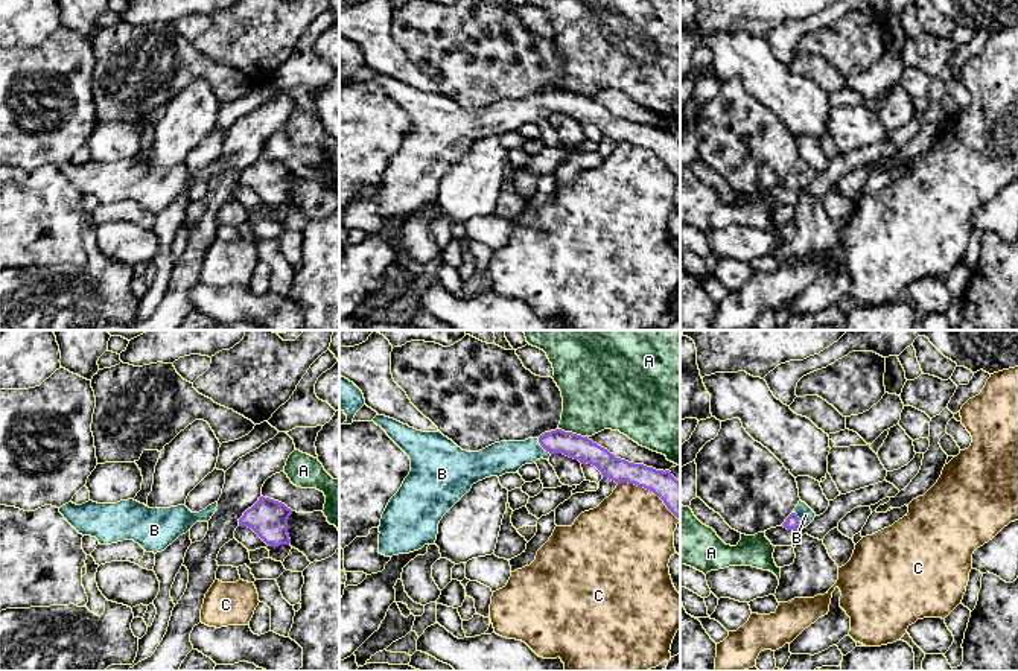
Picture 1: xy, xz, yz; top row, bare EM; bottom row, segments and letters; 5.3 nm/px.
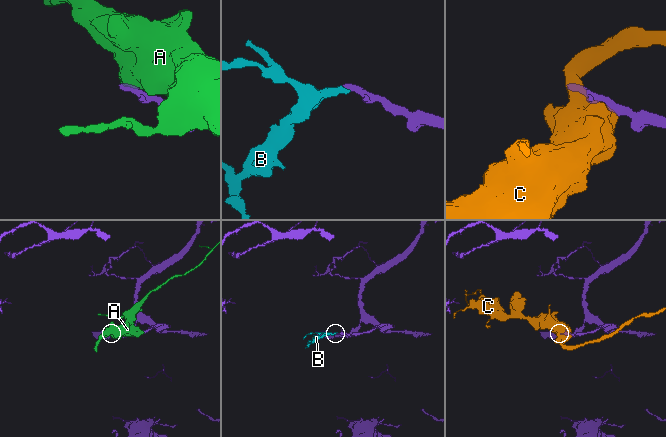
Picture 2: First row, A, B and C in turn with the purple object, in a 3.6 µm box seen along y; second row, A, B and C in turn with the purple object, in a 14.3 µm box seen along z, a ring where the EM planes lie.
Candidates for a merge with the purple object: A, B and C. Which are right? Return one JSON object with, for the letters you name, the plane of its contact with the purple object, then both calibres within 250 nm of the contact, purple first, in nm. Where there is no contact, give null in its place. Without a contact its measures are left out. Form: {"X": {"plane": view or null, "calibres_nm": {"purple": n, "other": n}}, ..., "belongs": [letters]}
{"B": {"plane": "xz", "calibres_nm": {"purple": 130, "other": 180}}, "belongs": ["B"]}

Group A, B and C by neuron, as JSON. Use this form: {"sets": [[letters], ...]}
{"sets": [["A"], ["B"], ["C"]]}

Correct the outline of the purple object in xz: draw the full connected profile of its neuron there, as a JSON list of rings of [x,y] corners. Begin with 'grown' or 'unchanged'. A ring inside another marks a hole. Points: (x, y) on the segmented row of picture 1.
grown; [[[376,415],[373,421],[380,426],[411,460],[409,475],[405,478],[399,491],[390,499],[380,519],[379,554],[385,557],[409,554],[422,549],[425,545],[434,545],[443,516],[469,493],[472,485],[478,481],[516,473],[522,466],[533,464],[540,458],[549,460],[554,453],[563,453],[578,460],[581,464],[592,464],[601,472],[603,478],[609,478],[616,484],[628,482],[653,491],[680,520],[680,482],[670,470],[656,470],[644,464],[616,458],[587,437],[555,429],[542,434],[539,438],[501,441],[479,452],[467,452],[441,432],[422,432],[385,415]]]

